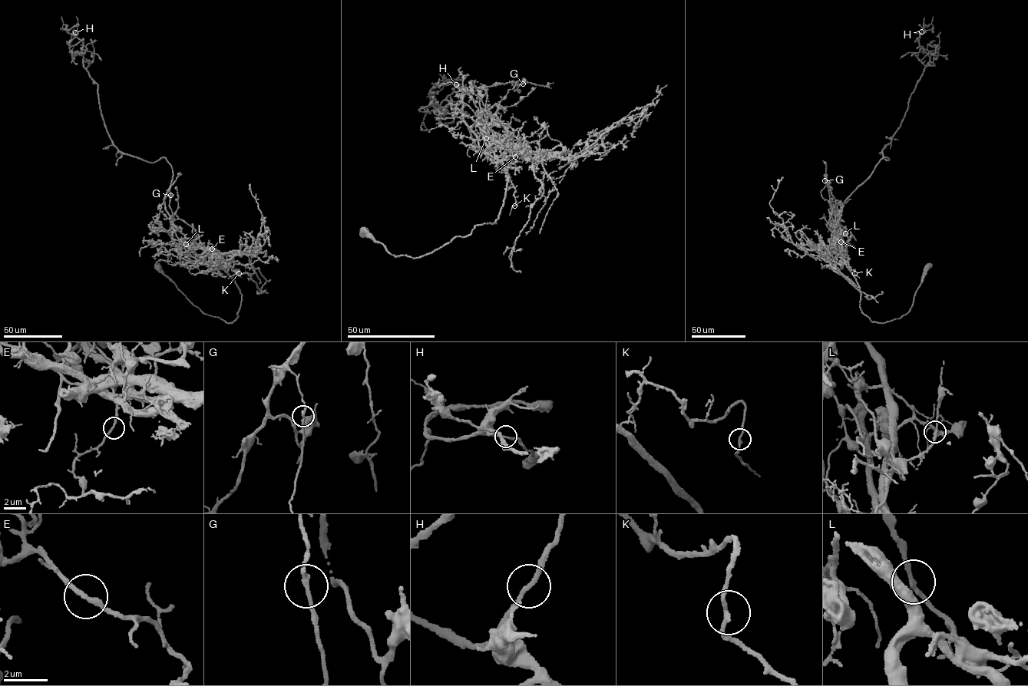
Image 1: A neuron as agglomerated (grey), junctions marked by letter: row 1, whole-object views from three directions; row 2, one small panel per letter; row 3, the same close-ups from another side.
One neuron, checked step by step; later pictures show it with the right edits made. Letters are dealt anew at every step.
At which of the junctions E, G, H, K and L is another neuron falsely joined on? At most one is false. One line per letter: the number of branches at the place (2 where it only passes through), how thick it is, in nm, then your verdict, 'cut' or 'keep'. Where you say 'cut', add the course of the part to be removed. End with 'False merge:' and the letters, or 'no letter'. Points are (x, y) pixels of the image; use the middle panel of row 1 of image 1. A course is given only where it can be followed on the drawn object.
E: 2 | 200 nm | keep
G: 2 | 190 nm | cut | (523, 84), (498, 104), (498, 121), (518, 151), (548, 152), (531, 168), (543, 194), (509, 255), (520, 273)
H: 2 | 190 nm | keep
K: 2 | 190 nm | keep
L: 2 | 200 nm | keep
False merge: G

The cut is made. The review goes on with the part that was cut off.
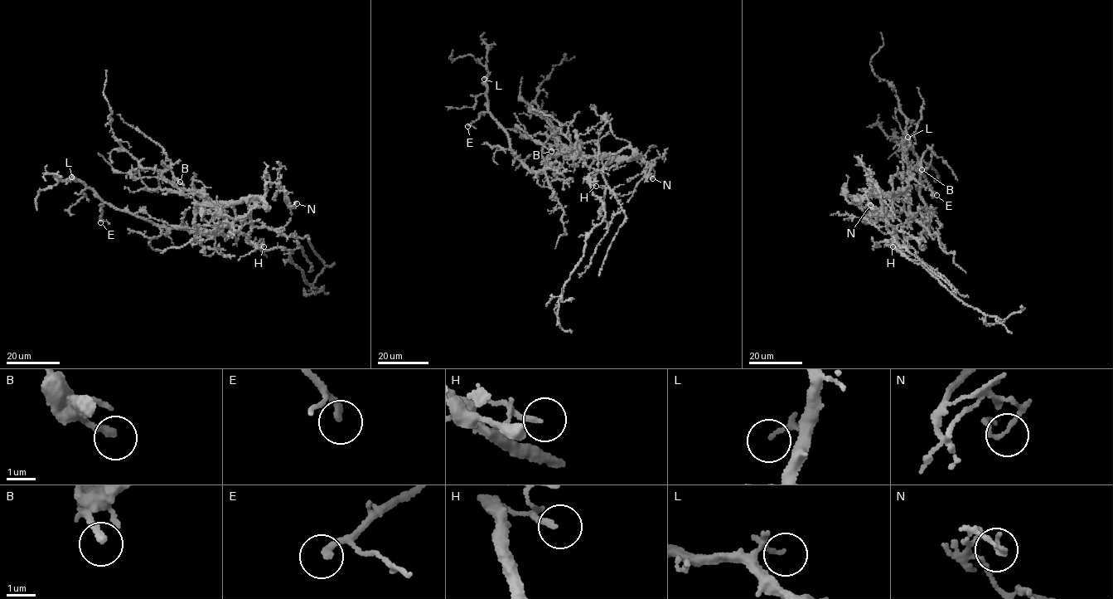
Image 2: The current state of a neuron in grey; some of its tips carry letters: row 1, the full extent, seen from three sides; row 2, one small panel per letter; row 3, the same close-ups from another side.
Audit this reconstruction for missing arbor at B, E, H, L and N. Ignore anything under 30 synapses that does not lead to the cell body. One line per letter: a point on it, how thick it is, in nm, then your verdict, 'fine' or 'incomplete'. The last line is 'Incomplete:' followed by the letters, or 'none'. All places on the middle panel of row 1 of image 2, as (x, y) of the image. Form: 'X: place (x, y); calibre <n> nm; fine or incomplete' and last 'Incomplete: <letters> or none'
B: place (551, 151); calibre 260 nm; fine
E: place (467, 126); calibre 240 nm; fine
H: place (596, 186); calibre 170 nm; fine
L: place (484, 79); calibre 120 nm; fine
N: place (652, 178); calibre 90 nm; fine
Incomplete: none

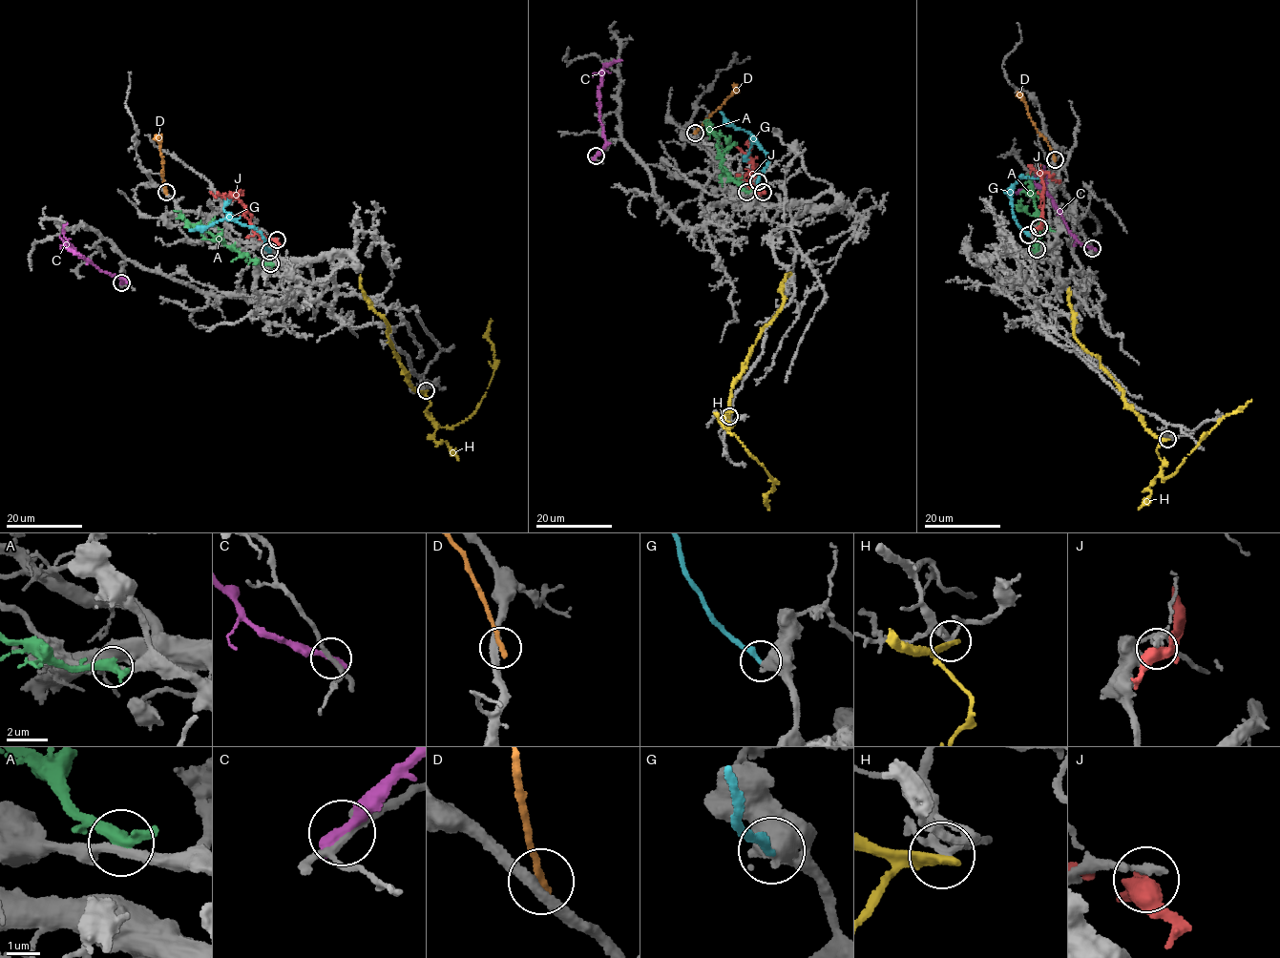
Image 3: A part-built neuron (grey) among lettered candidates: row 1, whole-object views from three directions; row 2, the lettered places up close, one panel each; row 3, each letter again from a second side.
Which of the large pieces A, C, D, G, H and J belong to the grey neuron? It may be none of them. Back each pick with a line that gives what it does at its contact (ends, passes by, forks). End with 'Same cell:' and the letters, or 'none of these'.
G: it ends
Same cell: G

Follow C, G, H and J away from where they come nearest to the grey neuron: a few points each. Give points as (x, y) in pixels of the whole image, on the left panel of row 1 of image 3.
C: (121, 281), (123, 279), (103, 272), (66, 243), (68, 249), (80, 256)
G: (270, 250), (262, 234), (251, 226), (234, 220), (221, 219), (189, 230)
H: (427, 390), (428, 415), (440, 426), (452, 427), (470, 417), (495, 364), (487, 337), (491, 319)
J: (277, 239), (266, 238), (257, 231), (251, 223), (251, 214), (238, 197), (241, 191), (235, 199), (228, 199)

